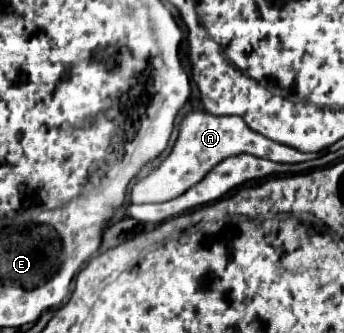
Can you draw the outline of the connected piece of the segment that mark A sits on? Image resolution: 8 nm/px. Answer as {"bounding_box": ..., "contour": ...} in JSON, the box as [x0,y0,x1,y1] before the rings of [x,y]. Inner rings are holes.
{"bounding_box":[129,111,327,203],"contour":[[[191,111],[187,113],[181,123],[179,123],[179,137],[171,149],[171,153],[151,167],[147,175],[137,177],[129,191],[129,203],[161,203],[179,197],[185,193],[191,185],[199,183],[201,177],[215,167],[221,159],[237,153],[249,153],[255,157],[263,157],[269,161],[277,163],[301,163],[307,159],[315,159],[319,155],[324,155],[327,151],[321,153],[301,153],[297,149],[289,149],[287,145],[277,145],[275,141],[269,141],[267,137],[261,137],[259,133],[253,133],[241,117],[217,117],[209,115],[205,111]]]}

